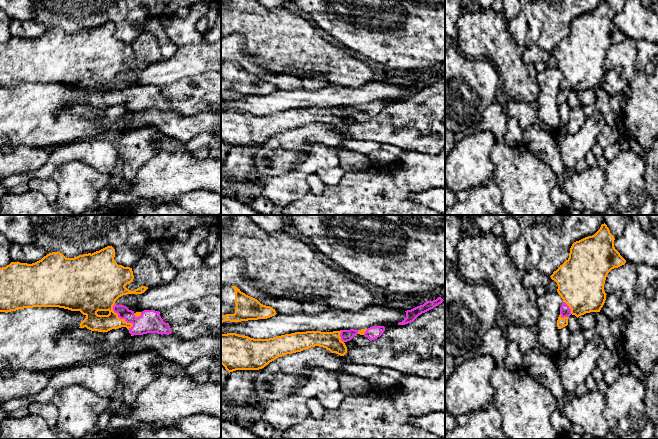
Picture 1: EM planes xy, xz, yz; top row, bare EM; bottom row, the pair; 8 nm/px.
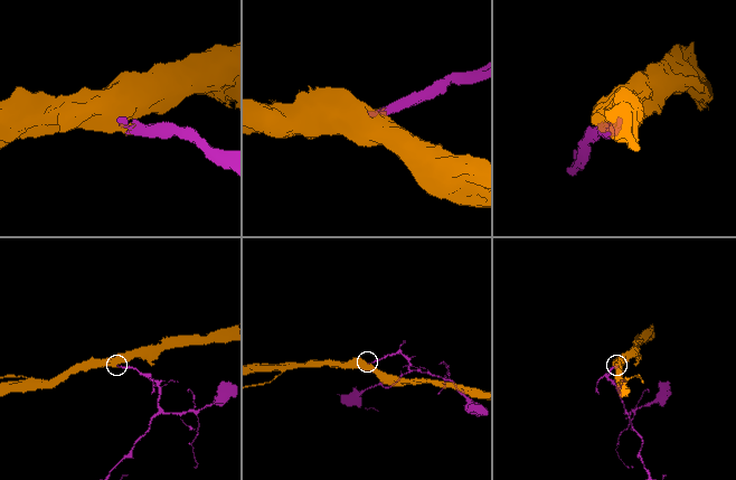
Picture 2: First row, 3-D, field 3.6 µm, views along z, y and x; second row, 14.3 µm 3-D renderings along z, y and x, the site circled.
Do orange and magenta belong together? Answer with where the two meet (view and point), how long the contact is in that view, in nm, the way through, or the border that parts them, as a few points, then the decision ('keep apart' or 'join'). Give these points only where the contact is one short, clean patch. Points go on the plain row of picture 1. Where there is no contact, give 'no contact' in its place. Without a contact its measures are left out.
contact xy (122, 95); length 240 nm; way xy (101, 72), (122, 95), (150, 97); join

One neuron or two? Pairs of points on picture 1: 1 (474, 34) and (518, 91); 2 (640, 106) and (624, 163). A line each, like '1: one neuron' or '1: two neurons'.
1: one neuron
2: two neurons

